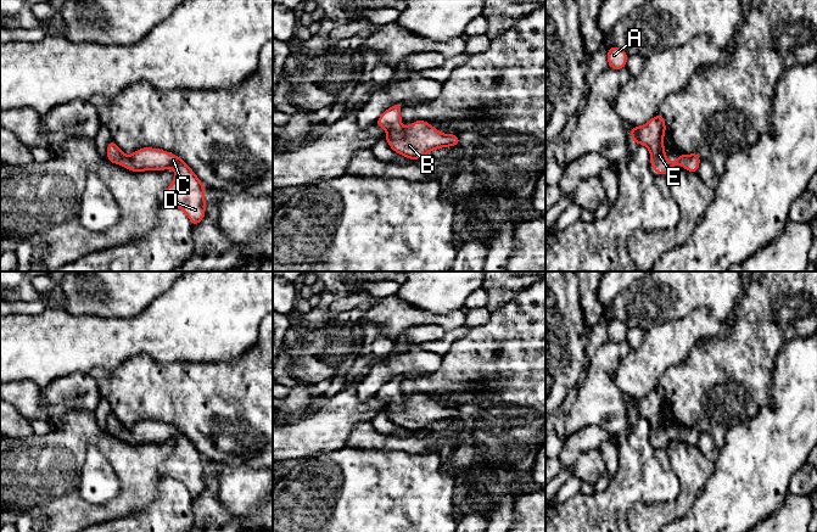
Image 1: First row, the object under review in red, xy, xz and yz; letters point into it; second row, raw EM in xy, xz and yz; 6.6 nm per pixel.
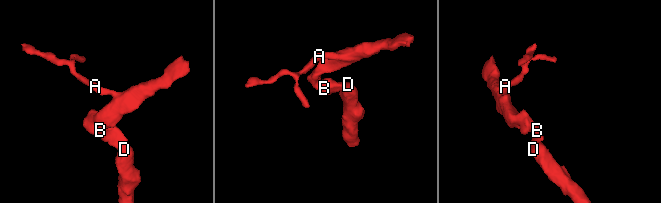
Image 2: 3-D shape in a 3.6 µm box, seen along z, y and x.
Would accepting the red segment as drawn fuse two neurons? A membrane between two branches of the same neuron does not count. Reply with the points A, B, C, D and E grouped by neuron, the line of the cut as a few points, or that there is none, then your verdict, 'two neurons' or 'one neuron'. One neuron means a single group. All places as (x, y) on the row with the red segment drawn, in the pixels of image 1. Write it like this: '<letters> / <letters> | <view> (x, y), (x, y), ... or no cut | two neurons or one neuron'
A B C D E | no cut | one neuron

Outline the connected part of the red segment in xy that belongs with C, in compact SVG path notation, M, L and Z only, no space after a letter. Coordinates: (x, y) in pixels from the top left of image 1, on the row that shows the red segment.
M111 139L107 145L107 161L122 164L131 172L173 168L174 181L161 195L162 200L180 208L189 217L192 226L206 215L205 185L179 156L152 147L139 149L125 156Z

